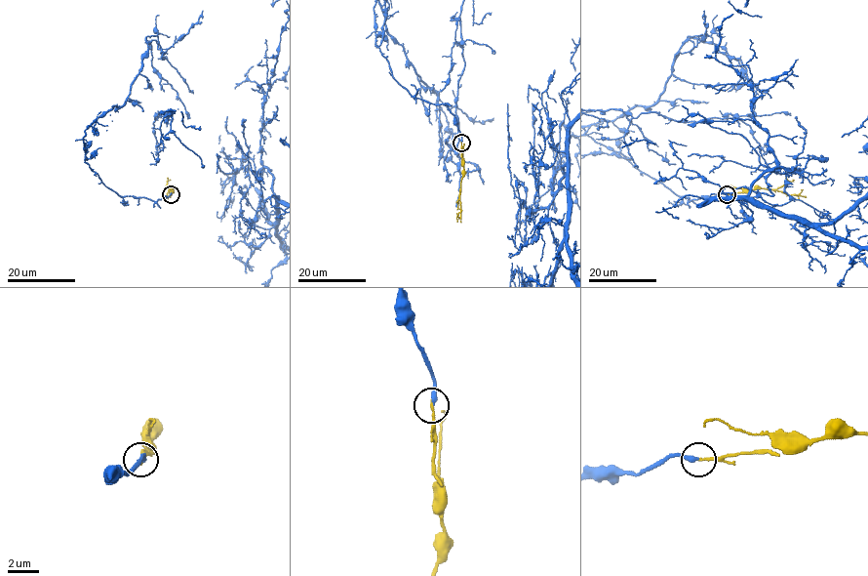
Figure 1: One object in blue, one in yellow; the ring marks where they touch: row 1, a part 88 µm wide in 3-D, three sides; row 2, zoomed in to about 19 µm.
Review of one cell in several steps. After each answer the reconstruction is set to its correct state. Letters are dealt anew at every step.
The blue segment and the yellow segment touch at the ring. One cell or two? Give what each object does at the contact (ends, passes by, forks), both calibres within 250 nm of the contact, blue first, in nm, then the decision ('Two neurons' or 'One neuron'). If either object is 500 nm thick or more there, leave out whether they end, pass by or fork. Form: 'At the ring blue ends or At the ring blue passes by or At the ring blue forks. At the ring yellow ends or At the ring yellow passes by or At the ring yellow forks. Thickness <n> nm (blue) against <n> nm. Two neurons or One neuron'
At the ring blue ends. At the ring yellow ends. Thickness 280 nm (blue) against 180 nm. One neuron

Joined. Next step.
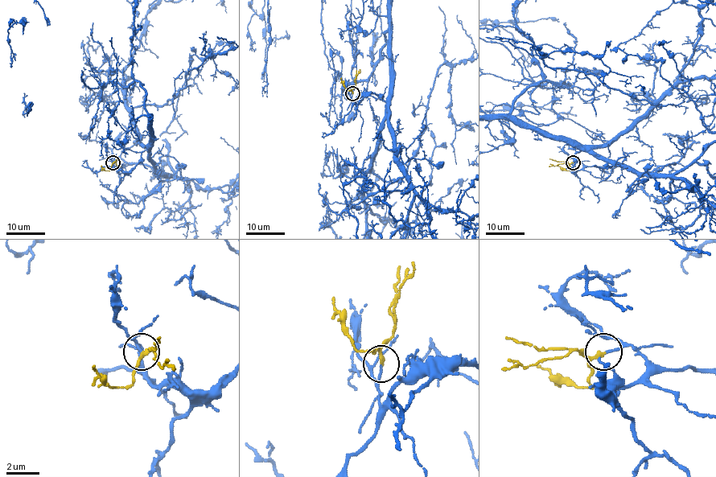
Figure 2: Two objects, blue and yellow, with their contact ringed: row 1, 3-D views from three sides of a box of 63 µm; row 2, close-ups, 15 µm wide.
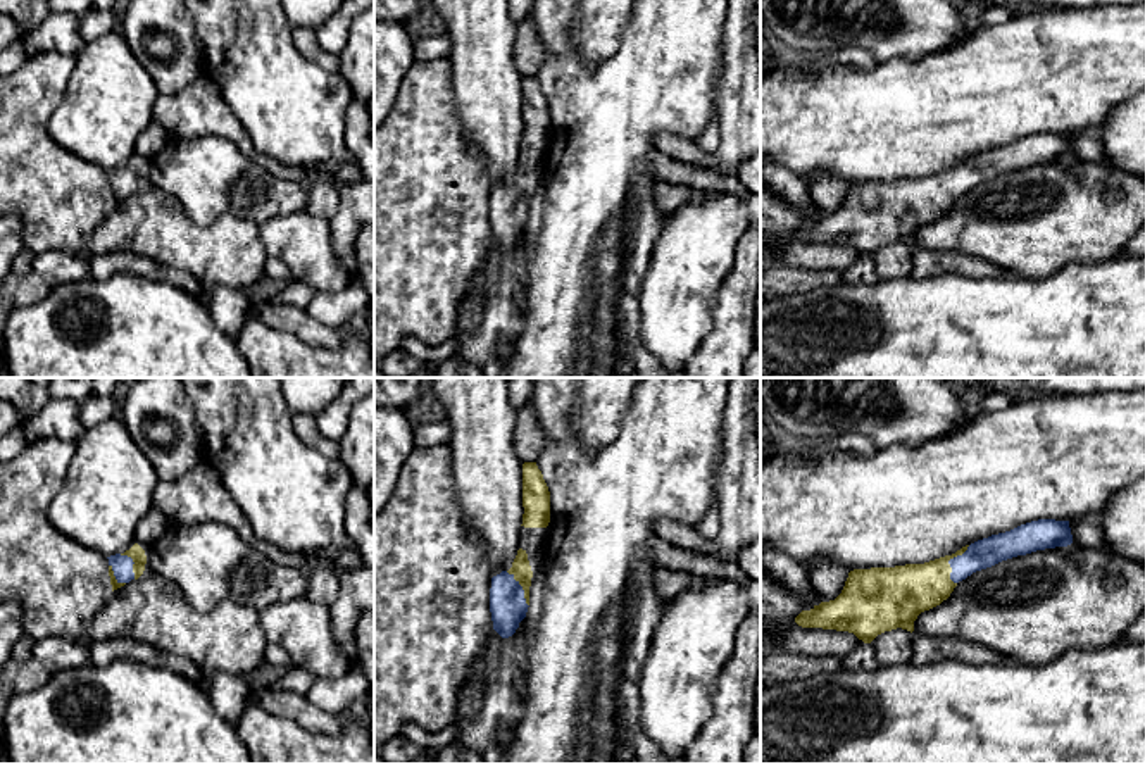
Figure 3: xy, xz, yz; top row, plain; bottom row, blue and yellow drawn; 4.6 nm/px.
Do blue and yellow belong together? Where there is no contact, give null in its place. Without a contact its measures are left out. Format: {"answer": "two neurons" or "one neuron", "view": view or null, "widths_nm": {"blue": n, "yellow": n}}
{"answer": "one neuron", "view": "yz", "widths_nm": {"blue": 140, "yellow": 240}}

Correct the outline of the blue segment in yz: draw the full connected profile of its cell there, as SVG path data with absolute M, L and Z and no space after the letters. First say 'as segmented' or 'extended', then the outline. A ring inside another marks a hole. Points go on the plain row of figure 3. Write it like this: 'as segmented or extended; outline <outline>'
extended; outline M1038 133L924 178L854 183L835 214L802 224L795 236L802 241L848 245L864 257L897 241L912 247L917 229L947 214L957 197L973 186L1071 157L1069 135Z

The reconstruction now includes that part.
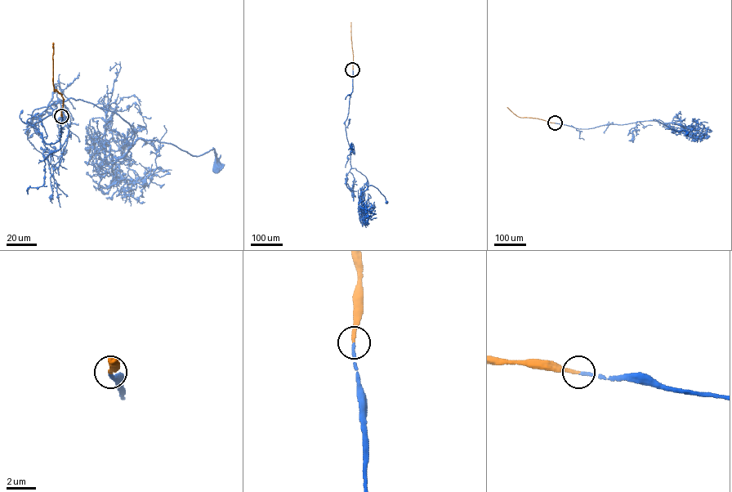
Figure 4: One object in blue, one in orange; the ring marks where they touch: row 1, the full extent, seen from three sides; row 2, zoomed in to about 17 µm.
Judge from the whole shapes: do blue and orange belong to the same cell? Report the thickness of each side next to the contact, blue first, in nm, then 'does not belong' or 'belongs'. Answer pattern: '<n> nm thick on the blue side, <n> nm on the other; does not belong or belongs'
200 nm thick on the blue side, 260 nm on the other; belongs

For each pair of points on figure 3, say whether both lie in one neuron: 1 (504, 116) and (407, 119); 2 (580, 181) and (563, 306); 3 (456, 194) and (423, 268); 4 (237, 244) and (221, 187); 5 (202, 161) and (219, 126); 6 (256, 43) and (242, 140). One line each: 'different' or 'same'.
1: different
2: same
3: same
4: different
5: different
6: different

